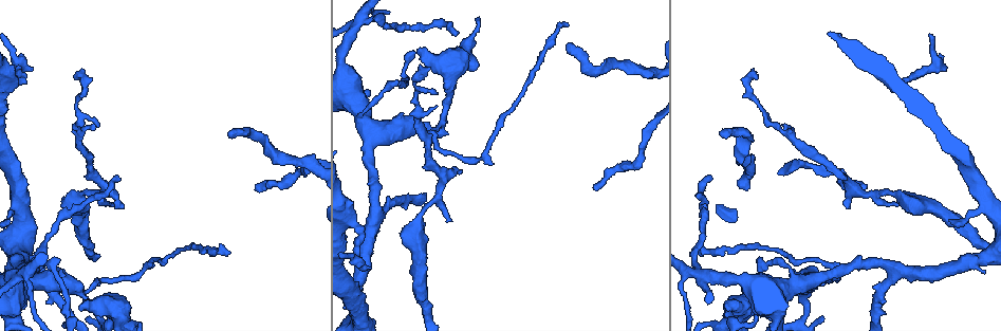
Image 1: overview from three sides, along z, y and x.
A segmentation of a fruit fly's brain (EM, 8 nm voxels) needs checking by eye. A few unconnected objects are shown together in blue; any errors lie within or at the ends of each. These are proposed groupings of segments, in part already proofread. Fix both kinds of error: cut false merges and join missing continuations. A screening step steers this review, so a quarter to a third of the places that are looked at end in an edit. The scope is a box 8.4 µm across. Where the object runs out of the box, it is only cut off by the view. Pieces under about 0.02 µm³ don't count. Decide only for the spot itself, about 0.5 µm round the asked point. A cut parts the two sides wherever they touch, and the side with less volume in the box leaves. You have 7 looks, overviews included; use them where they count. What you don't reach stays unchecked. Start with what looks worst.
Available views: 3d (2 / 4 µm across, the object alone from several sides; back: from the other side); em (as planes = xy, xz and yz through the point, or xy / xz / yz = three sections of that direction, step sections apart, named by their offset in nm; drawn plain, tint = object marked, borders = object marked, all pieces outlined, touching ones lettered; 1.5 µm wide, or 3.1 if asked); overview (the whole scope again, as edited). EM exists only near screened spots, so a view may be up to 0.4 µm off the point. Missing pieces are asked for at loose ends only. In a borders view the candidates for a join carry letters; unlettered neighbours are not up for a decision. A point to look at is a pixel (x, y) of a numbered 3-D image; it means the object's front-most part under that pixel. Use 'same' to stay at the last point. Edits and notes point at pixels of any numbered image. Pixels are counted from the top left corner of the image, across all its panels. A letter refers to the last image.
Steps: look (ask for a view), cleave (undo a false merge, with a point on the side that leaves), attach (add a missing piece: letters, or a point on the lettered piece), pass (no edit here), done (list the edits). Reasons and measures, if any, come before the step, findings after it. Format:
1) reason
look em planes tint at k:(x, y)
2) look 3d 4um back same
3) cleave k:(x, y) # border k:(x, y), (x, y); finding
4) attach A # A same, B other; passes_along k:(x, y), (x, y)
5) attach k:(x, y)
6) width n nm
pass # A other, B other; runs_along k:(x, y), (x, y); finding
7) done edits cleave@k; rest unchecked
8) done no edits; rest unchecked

looks like a crossing
look 3d 2um at 1:(24, 274)

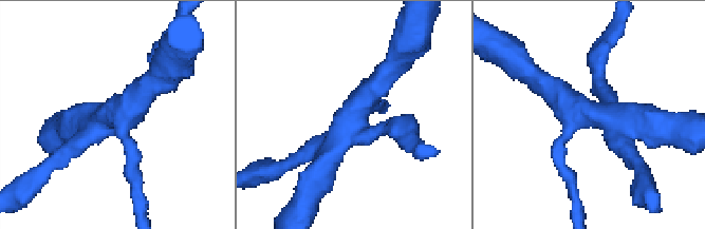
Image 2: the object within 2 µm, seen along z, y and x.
look em planes borders at 2:(113, 115)

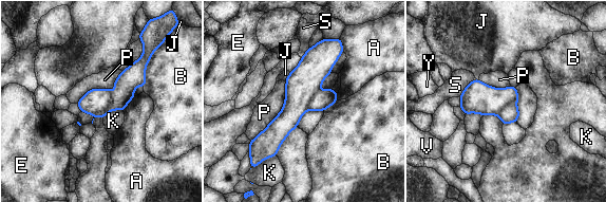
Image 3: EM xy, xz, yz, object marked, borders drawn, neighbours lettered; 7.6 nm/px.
longest_contact P 420 nm
cleave 3:(127, 81) # A other, B other, E other, J other, K other, P other, S other, V other, Y other; border 3:(114, 92), (110, 105), (94, 116); a second neuron is stuck on

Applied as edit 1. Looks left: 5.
look overview

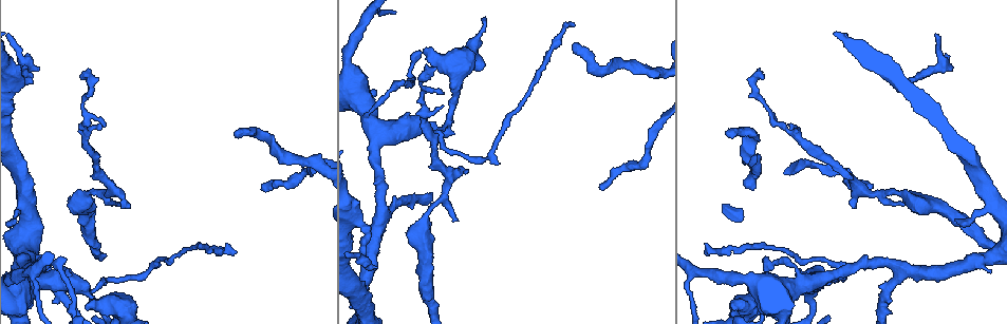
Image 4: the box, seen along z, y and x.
branch stops here
look 3d 4um at 4:(574, 44)

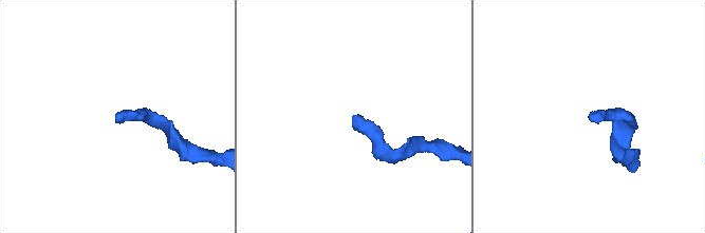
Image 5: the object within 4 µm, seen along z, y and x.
look em planes borders at 5:(590, 113)

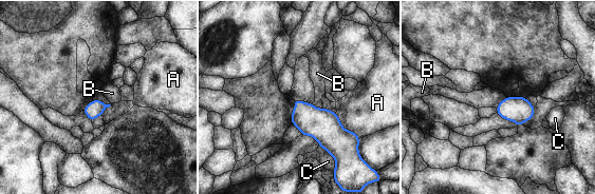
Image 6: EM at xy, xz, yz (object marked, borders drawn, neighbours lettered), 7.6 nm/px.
pass # A other, B other, C other; border 6:(312, 103), (316, 108), (322, 108); none of them fits

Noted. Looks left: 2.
free end
look 3d 4um at 4:(468, 170)

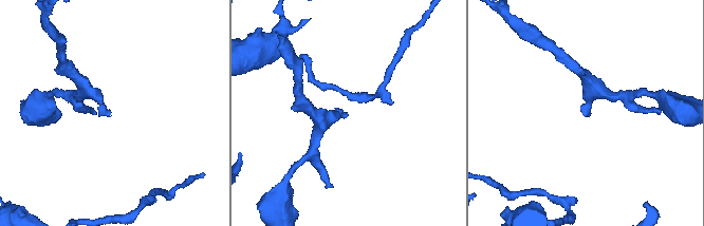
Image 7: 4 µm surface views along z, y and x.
look em 3.1um xy step 16 borders at 7:(107, 116)

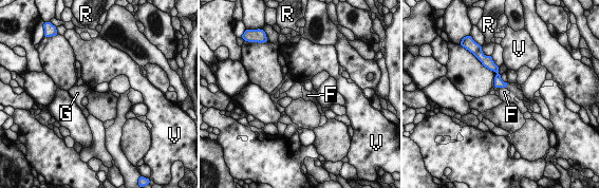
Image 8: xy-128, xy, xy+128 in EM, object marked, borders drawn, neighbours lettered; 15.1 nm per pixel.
pass # F other, G other, R other, V other; runs_along 8:(486, 62), (504, 85); none of them fits

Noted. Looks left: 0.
done edits cleave@3; rest unchecked

